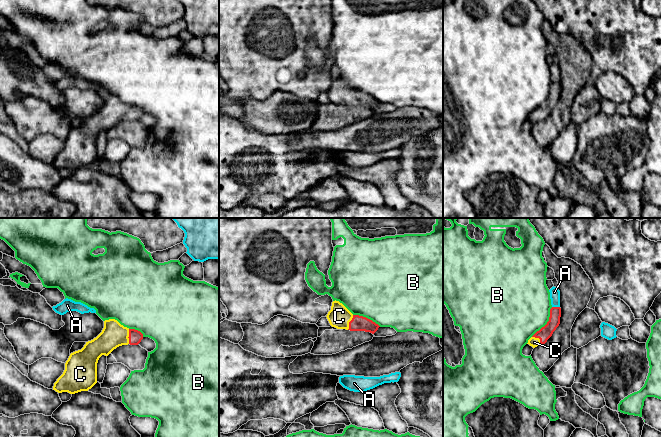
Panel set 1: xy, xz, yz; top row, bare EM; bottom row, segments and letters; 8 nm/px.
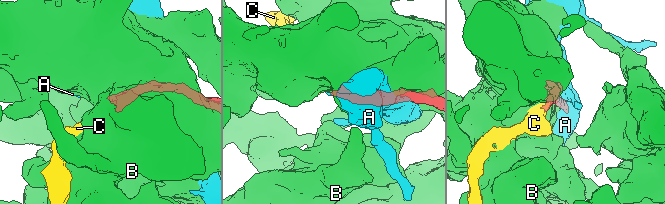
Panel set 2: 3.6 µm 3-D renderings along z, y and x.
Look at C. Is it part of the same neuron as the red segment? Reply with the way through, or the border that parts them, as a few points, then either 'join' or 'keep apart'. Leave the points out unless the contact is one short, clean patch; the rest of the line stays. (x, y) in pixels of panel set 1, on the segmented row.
way xy (135, 336), (129, 336), (113, 335); join

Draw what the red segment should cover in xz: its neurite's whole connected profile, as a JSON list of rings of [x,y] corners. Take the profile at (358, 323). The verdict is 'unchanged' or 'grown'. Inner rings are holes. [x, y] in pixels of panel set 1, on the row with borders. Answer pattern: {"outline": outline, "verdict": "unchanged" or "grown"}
{"outline": [[[336,300],[332,302],[331,310],[326,317],[330,325],[337,329],[365,331],[374,334],[380,327],[366,317],[353,315],[342,303]]], "verdict": "grown"}

